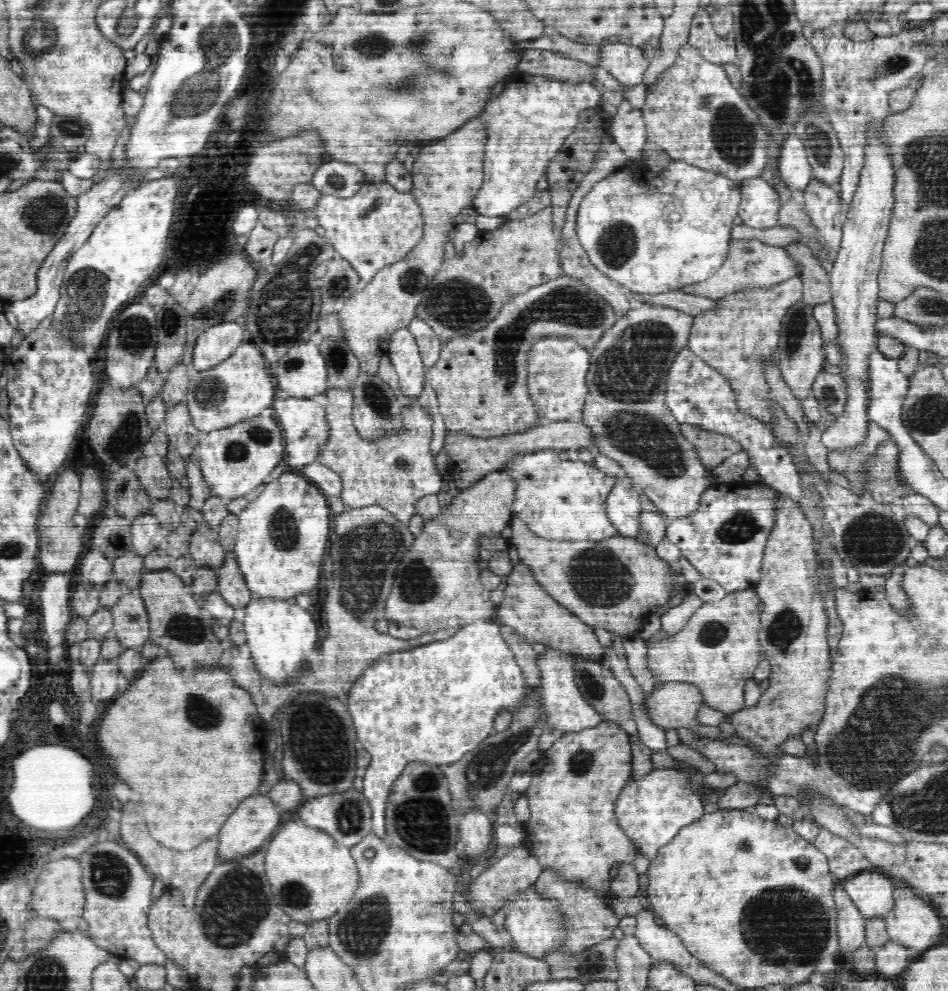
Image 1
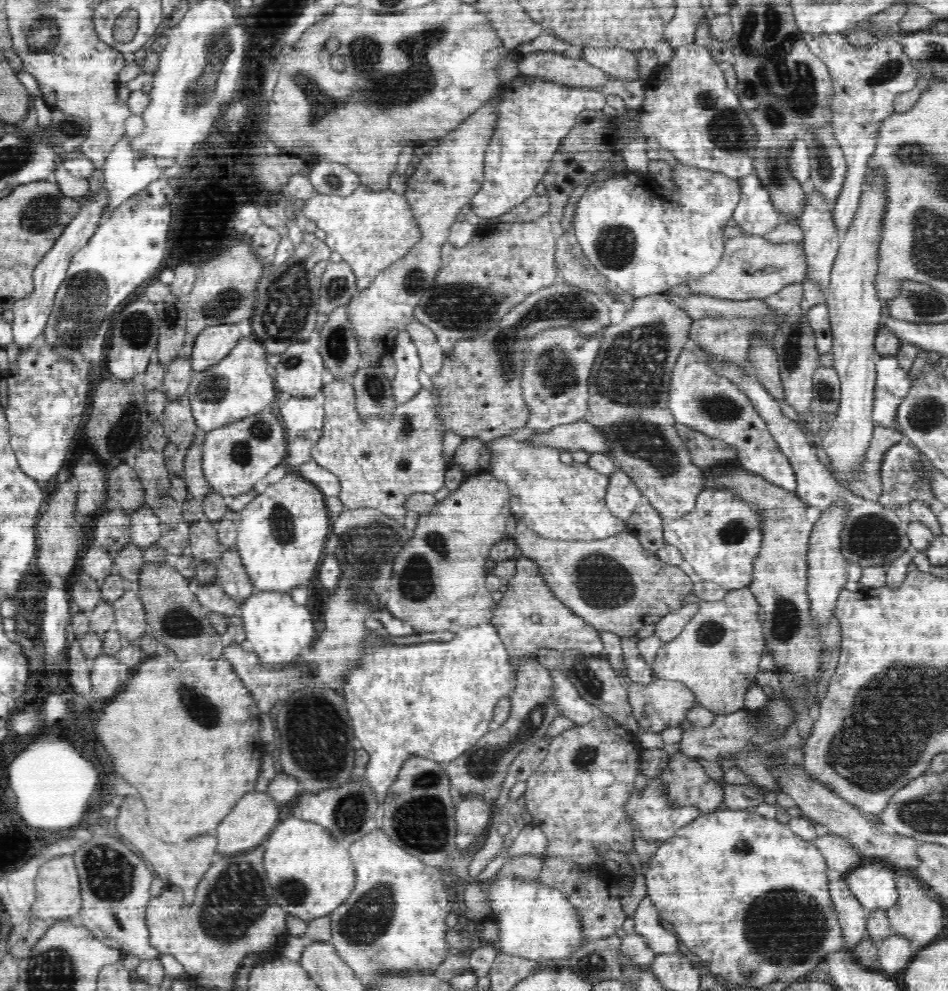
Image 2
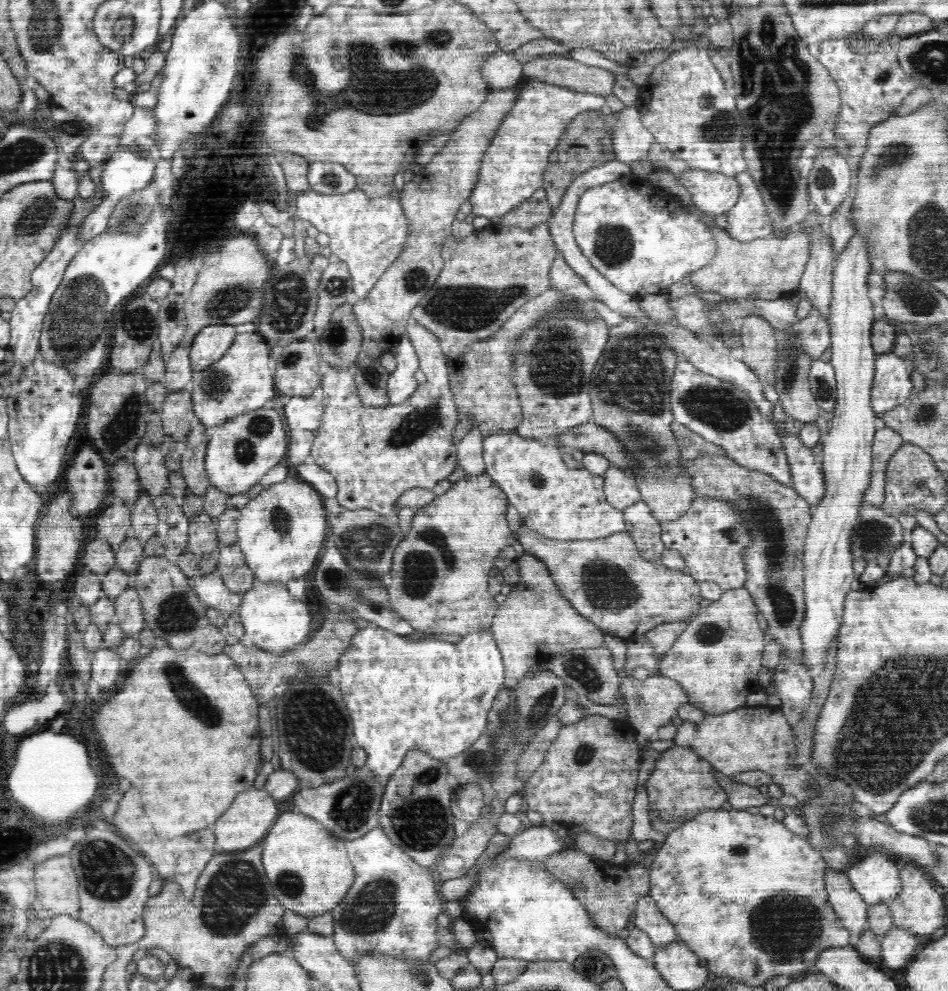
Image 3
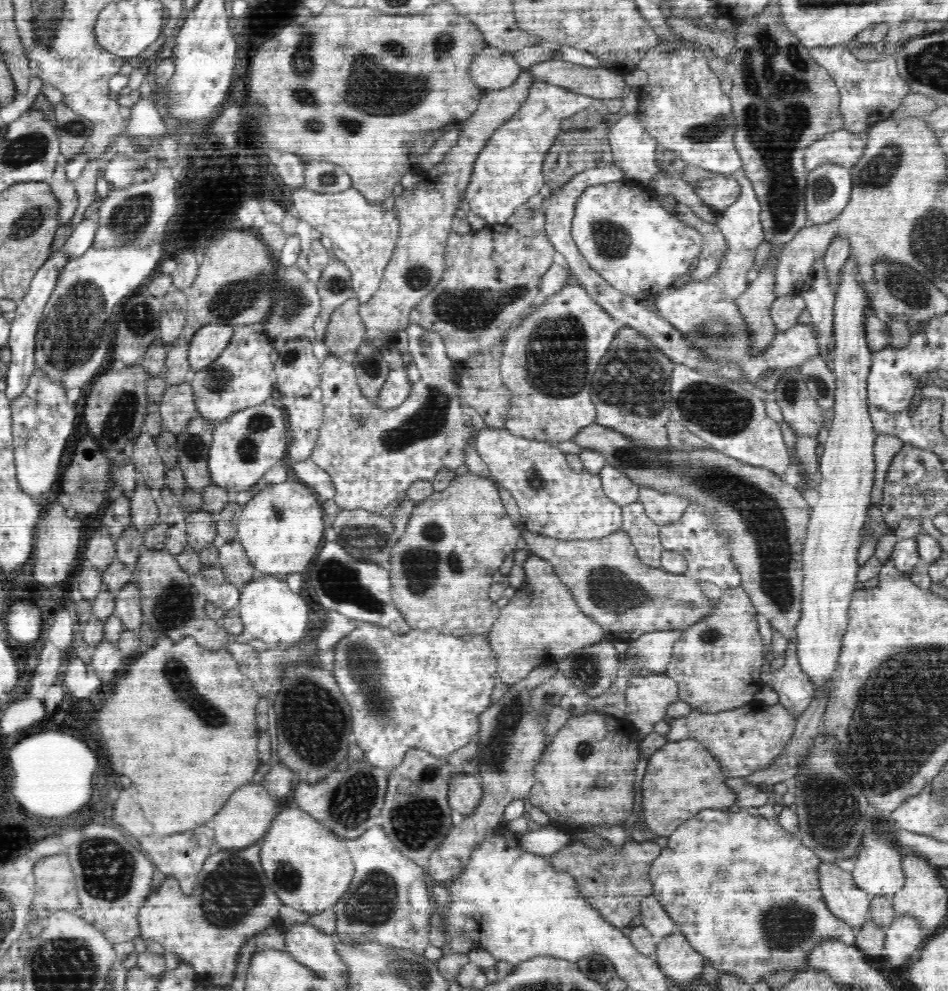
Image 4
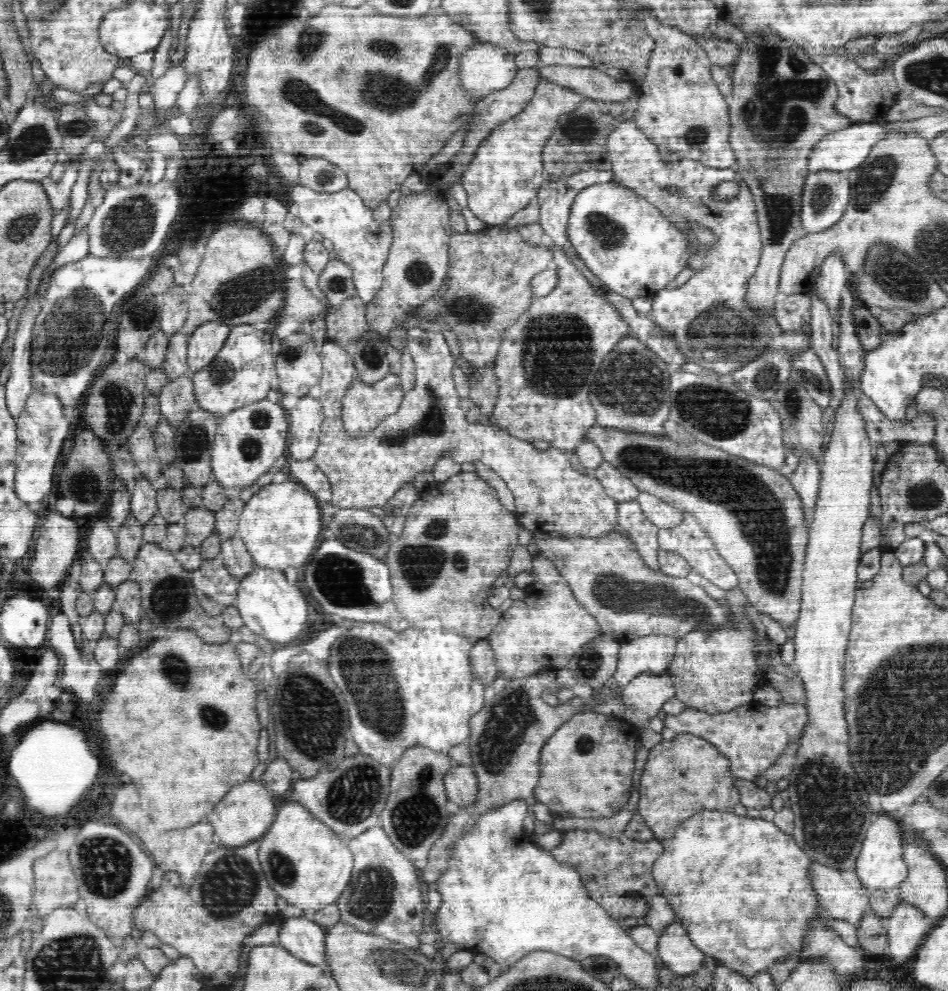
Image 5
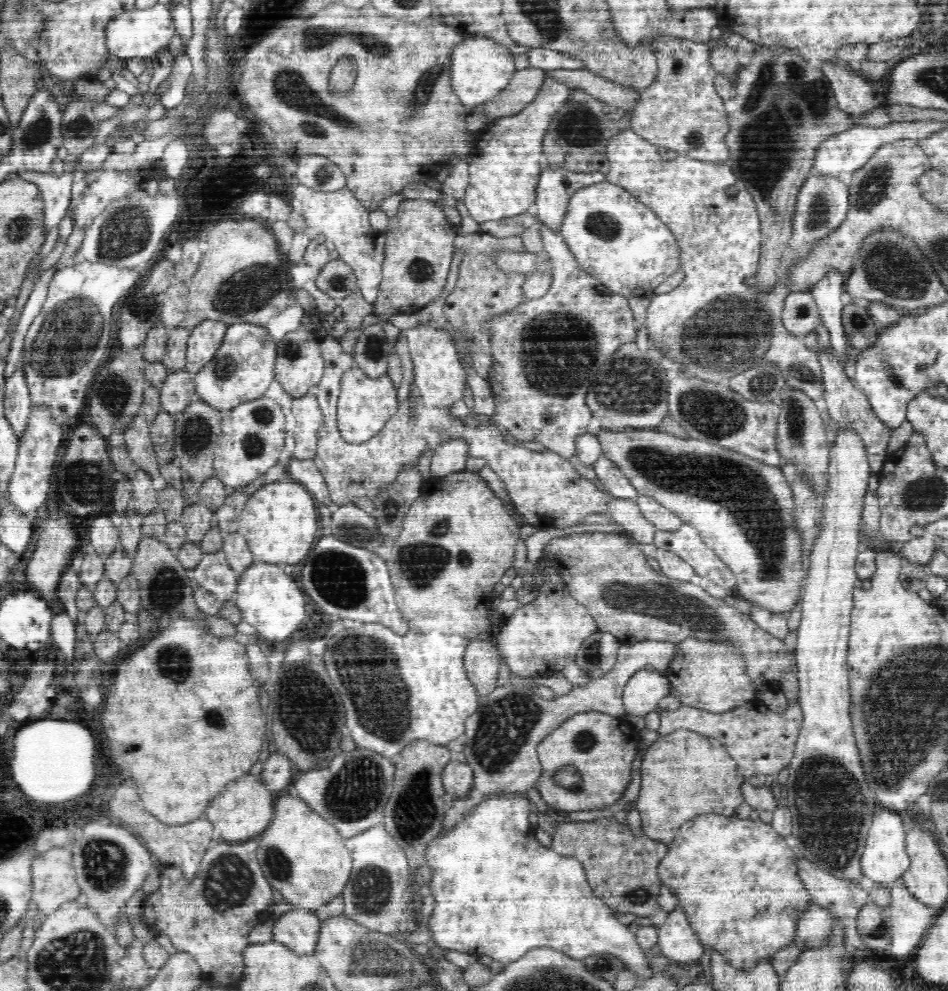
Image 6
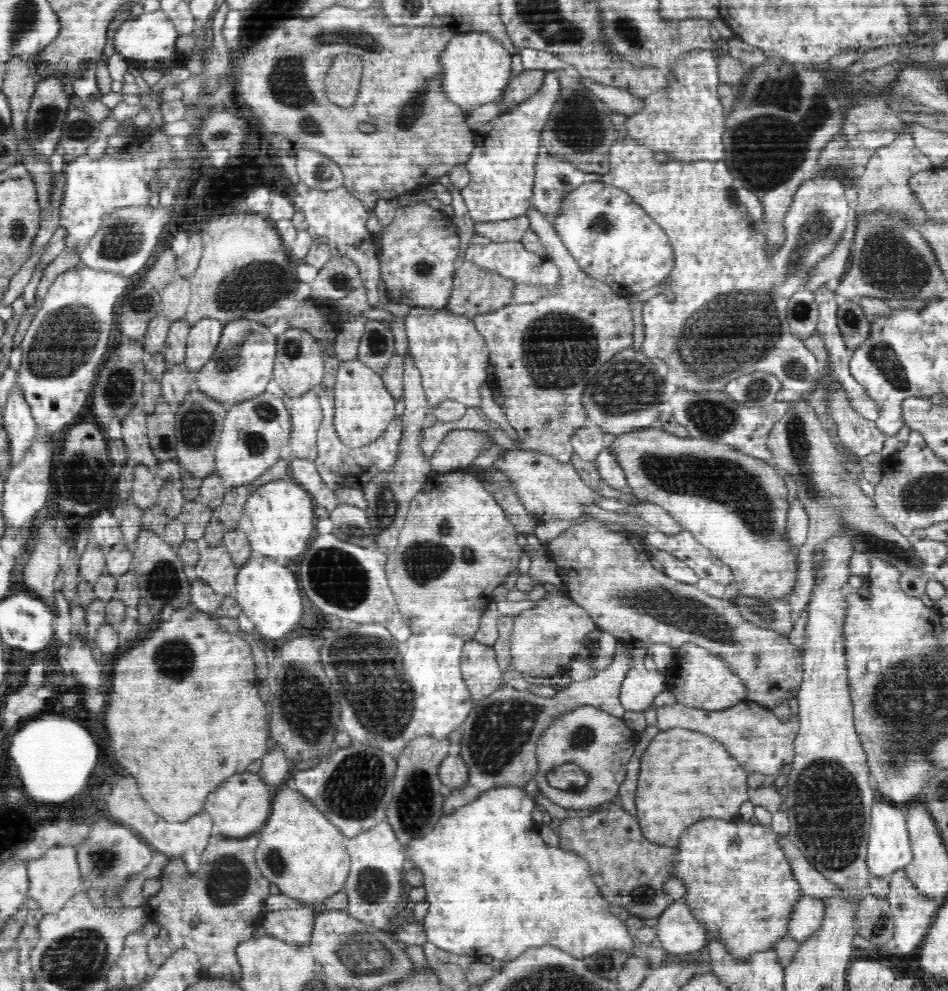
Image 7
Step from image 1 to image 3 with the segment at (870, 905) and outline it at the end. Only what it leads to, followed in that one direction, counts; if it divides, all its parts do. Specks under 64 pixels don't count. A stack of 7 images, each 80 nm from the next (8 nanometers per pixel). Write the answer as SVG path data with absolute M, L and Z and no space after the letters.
M869 851L846 873L868 905L890 903L902 889L900 863L882 851Z

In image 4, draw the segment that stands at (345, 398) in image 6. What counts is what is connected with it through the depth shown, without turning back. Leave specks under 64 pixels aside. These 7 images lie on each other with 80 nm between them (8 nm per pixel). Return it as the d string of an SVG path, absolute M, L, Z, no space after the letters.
M408 349L401 354L401 366L388 373L386 382L379 390L377 401L371 403L382 409L400 406L410 394L412 384L408 381L405 371L407 363L414 361Z

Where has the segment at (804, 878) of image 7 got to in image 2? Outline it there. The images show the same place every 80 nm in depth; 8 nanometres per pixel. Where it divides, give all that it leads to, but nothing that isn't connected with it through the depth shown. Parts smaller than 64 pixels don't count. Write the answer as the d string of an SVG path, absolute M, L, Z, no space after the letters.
M844 878L829 882L827 885L841 931L844 933L845 947L848 950L852 949L868 936L867 911L856 898L853 898Z

